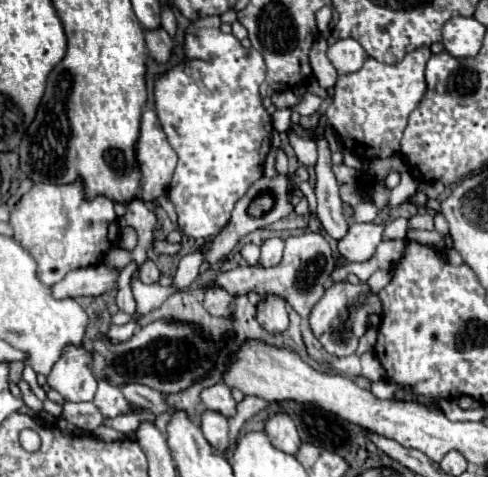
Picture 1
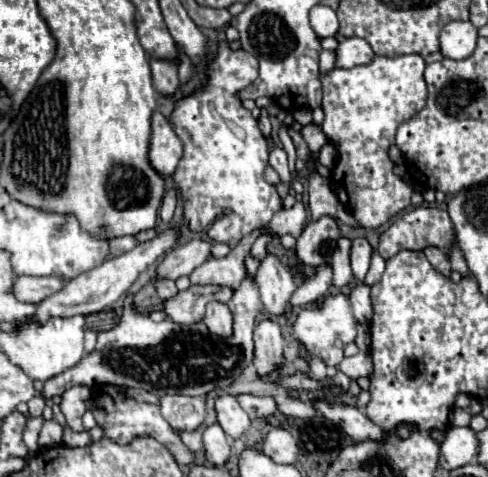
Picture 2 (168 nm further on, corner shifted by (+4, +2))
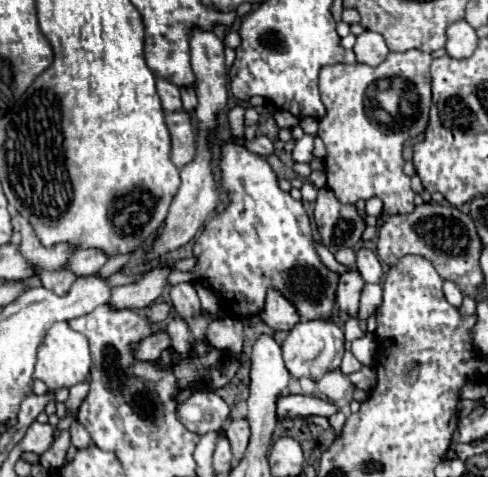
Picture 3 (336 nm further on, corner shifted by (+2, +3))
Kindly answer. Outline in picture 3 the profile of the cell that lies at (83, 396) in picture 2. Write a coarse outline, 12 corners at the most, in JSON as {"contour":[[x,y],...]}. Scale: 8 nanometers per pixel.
{"contour":[[78,420],[70,434],[76,448],[90,446],[90,434]]}

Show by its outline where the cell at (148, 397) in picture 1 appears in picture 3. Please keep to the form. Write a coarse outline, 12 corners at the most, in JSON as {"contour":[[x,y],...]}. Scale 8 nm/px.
{"contour":[[196,392],[176,410],[186,430],[204,436],[230,416],[214,392]]}

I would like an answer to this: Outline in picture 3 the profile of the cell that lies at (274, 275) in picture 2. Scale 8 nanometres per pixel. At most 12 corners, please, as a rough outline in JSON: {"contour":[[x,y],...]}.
{"contour":[[270,288],[260,318],[274,330],[300,322],[296,306]]}

